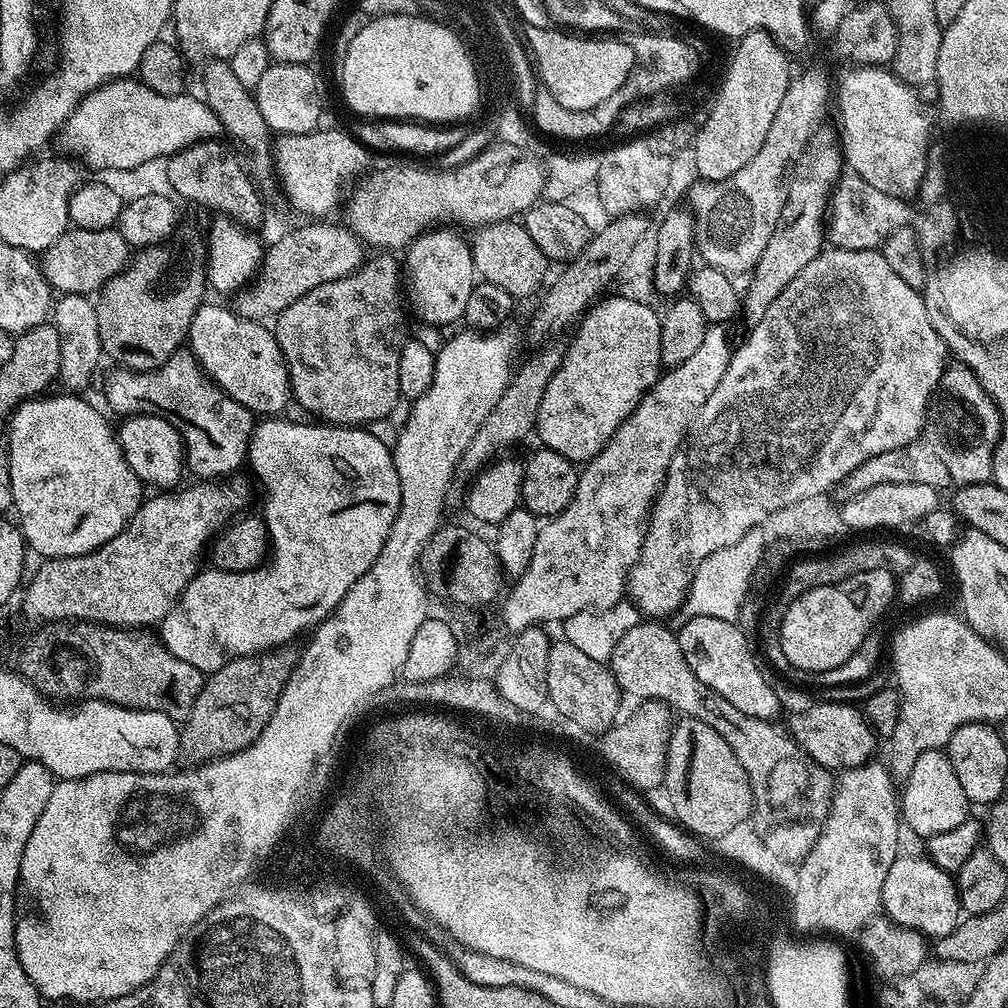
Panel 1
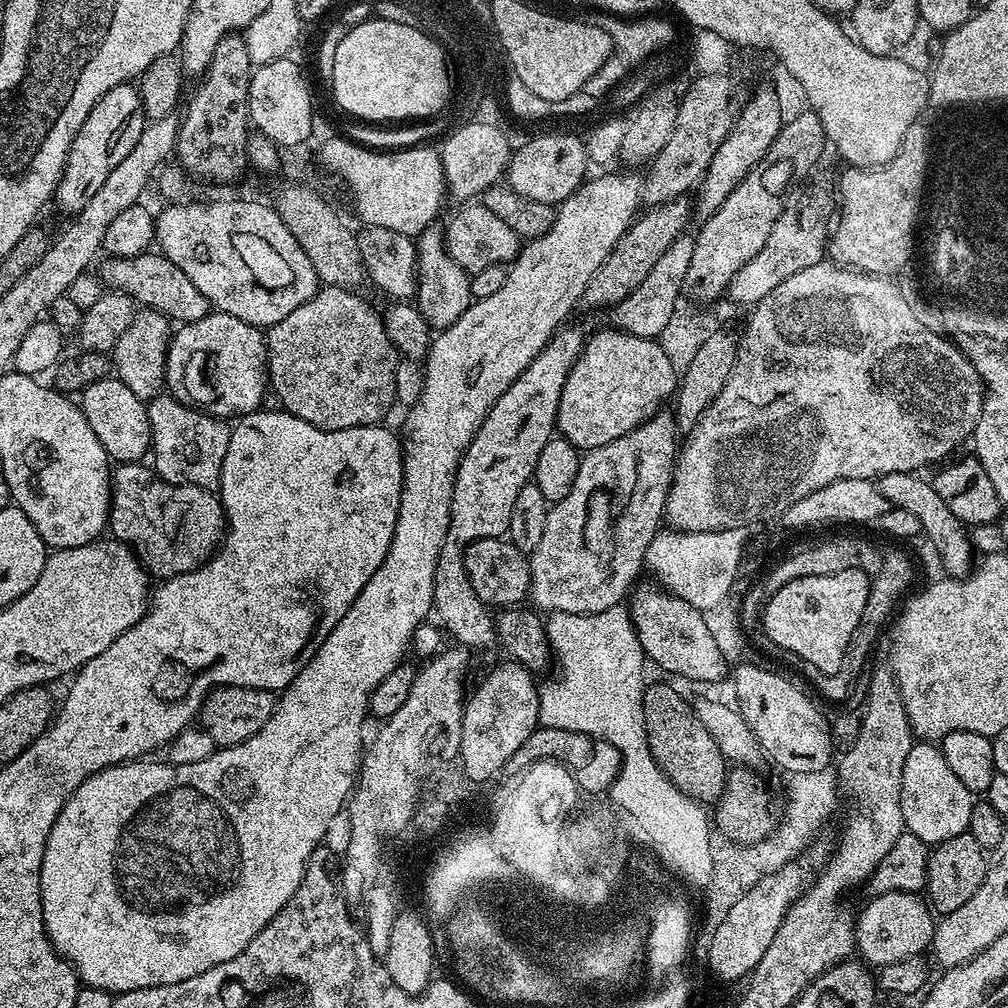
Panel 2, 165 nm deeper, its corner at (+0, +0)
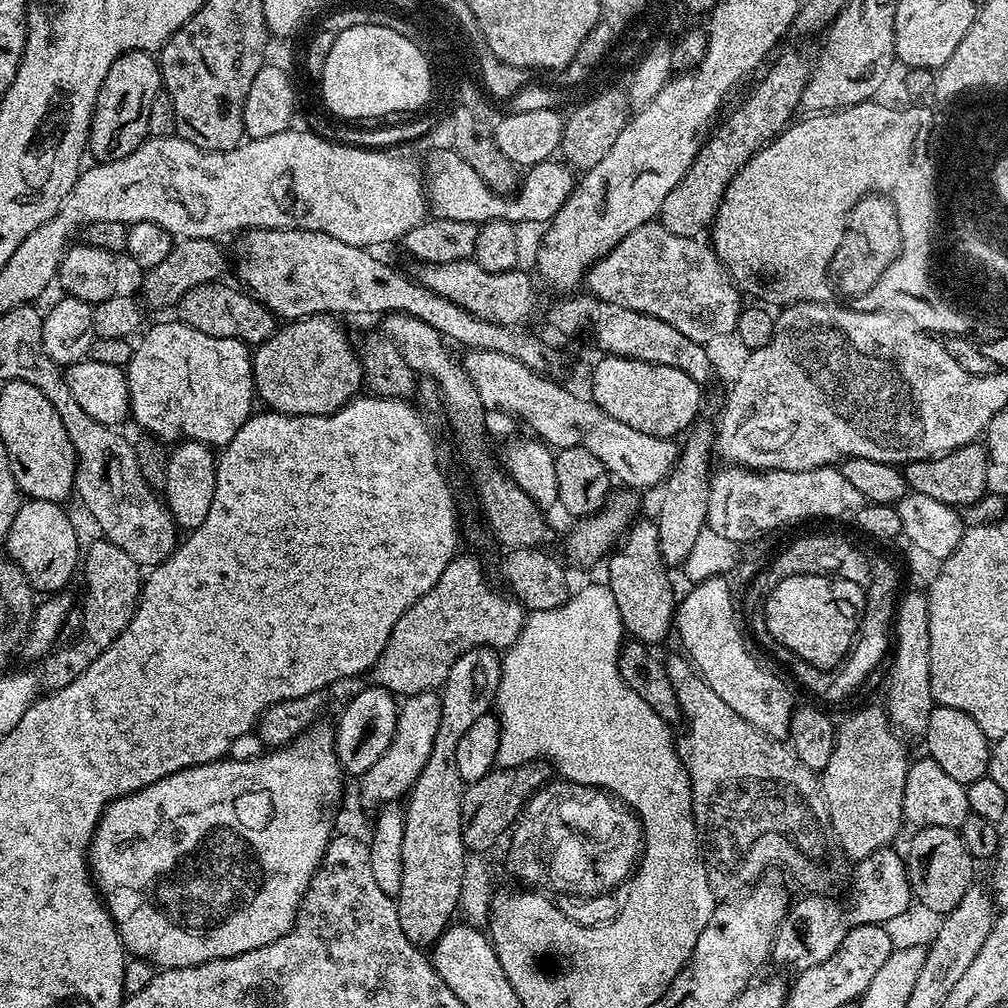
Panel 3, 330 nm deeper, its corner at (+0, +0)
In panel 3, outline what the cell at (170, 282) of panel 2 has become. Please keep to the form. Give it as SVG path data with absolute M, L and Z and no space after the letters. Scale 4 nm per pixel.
M224 283L203 284L189 290L178 302L179 323L194 330L202 330L202 334L210 334L214 338L243 340L249 346L261 344L266 338L270 338L278 327L277 317L273 316L266 305L249 296L247 291L239 287L231 288Z

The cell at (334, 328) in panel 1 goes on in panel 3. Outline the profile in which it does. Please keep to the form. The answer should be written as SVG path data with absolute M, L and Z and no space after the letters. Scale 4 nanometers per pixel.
M328 314L306 316L277 327L270 338L255 345L252 352L252 382L257 397L265 400L267 407L283 416L328 416L361 395L365 387L361 354L348 341L339 319Z

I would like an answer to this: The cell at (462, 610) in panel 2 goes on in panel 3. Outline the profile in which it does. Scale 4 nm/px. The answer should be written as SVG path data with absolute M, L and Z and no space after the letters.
M472 648L451 666L439 693L440 721L430 758L406 797L402 886L394 899L402 934L421 950L431 949L444 929L453 923L452 915L456 916L459 909L466 861L462 842L462 798L466 785L462 774L458 774L458 742L462 742L462 734L466 734L478 718L489 715L495 705L502 678L501 659L501 653L495 648Z

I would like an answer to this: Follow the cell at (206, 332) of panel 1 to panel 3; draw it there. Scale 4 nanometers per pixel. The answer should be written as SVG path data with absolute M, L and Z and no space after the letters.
M179 322L156 324L146 332L139 337L140 345L137 346L132 361L126 364L132 403L131 419L136 419L137 426L144 428L140 430L164 442L197 440L200 444L209 446L229 444L254 412L252 352L249 345L234 338L214 338L210 334L202 334L202 330L194 330Z

